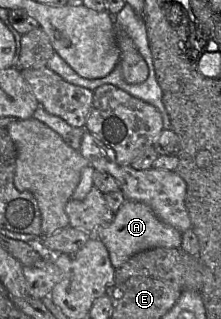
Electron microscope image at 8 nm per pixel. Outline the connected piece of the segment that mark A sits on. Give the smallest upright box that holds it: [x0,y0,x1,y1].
[92,200,182,268]

